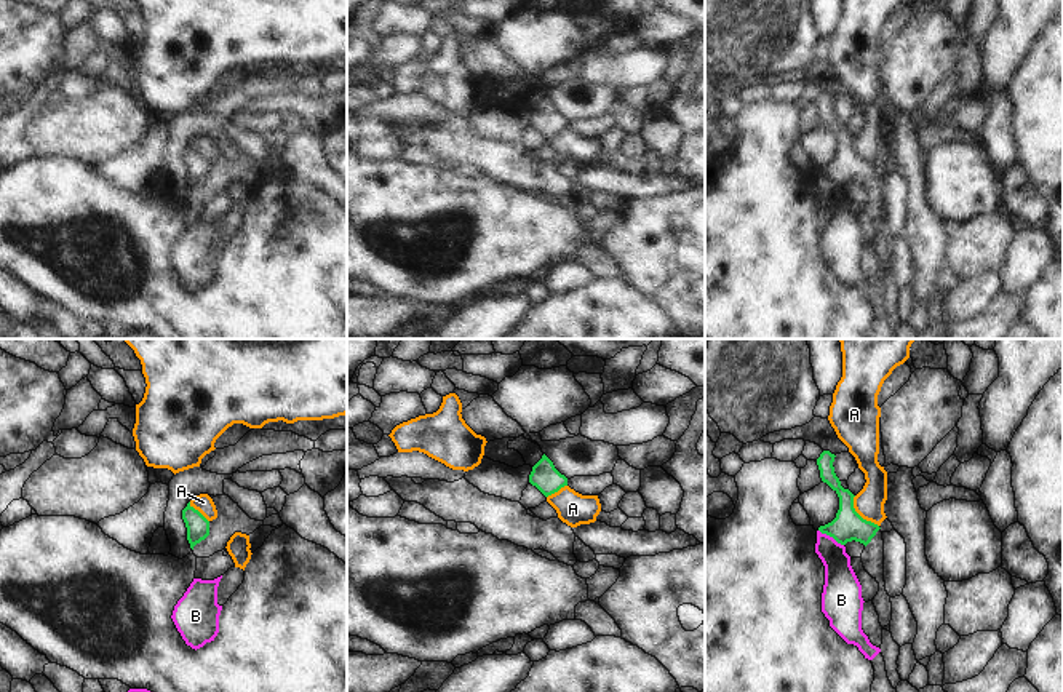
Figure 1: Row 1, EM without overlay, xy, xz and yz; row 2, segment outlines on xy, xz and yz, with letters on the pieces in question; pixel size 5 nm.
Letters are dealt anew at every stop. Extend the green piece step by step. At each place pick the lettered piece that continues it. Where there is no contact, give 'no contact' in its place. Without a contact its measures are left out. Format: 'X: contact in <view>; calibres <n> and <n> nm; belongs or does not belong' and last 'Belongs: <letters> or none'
A: contact in yz; calibres 150 and 150 nm; does not belong
B: contact in yz; calibres 150 and 170 nm; does not belong
Belongs: none

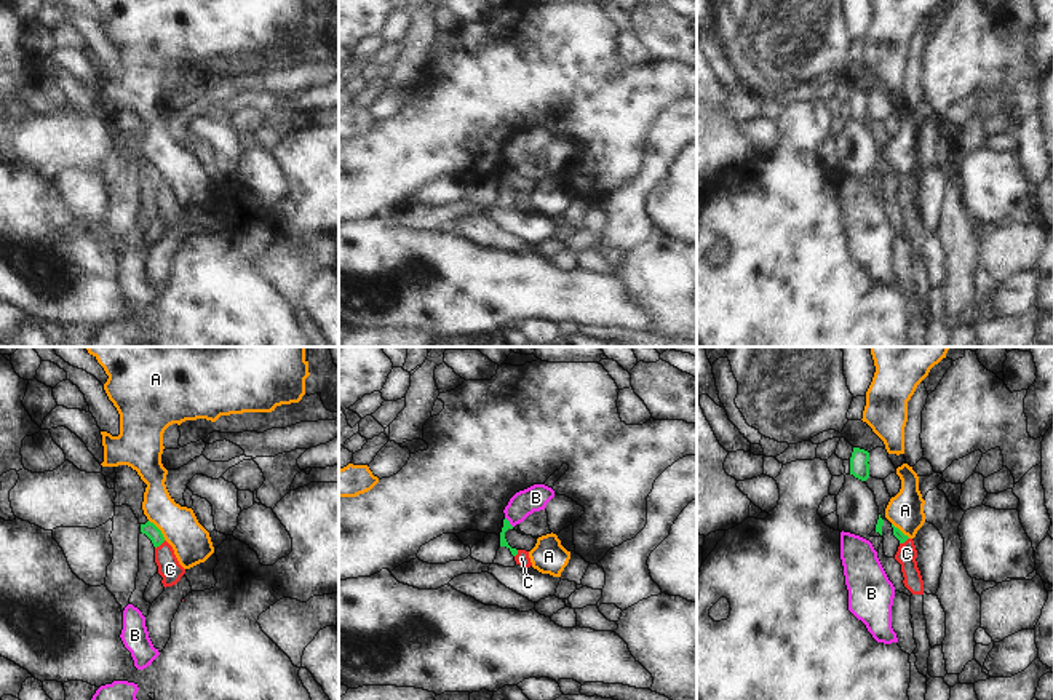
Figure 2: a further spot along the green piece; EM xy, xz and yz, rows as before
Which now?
A: contact in xy; calibres 70 and 190 nm; does not belong
B: contact in xz; calibres 40 and 130 nm; does not belong
C: contact in xy; calibres 70 and 110 nm; belongs
Belongs: C

